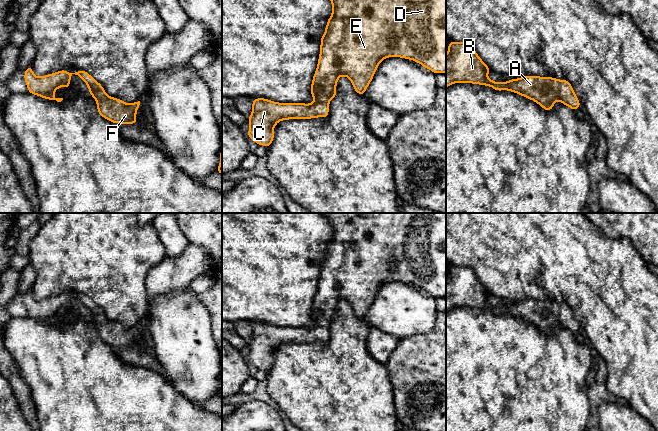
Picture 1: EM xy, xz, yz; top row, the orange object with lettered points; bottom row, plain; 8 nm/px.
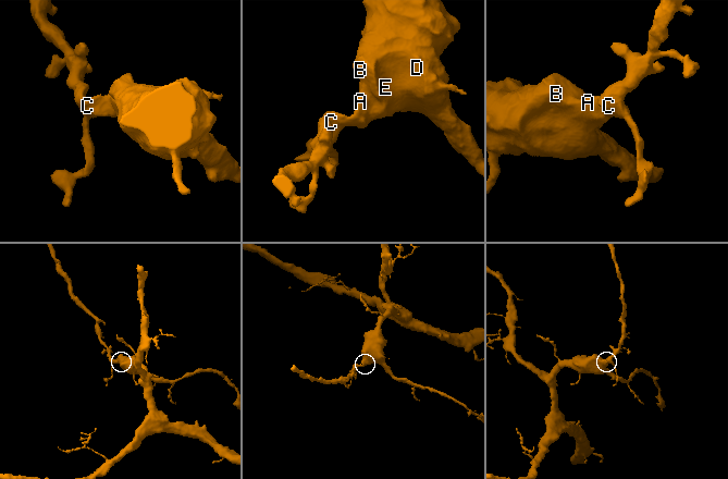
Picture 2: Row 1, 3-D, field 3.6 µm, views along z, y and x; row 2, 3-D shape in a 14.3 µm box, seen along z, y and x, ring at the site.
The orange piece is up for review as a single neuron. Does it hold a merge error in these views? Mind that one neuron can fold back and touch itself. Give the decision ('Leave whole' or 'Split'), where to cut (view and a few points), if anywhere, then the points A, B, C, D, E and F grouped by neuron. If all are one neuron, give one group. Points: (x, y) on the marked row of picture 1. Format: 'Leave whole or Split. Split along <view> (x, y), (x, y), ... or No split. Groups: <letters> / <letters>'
Leave whole. No split. Groups: A B C D E F

